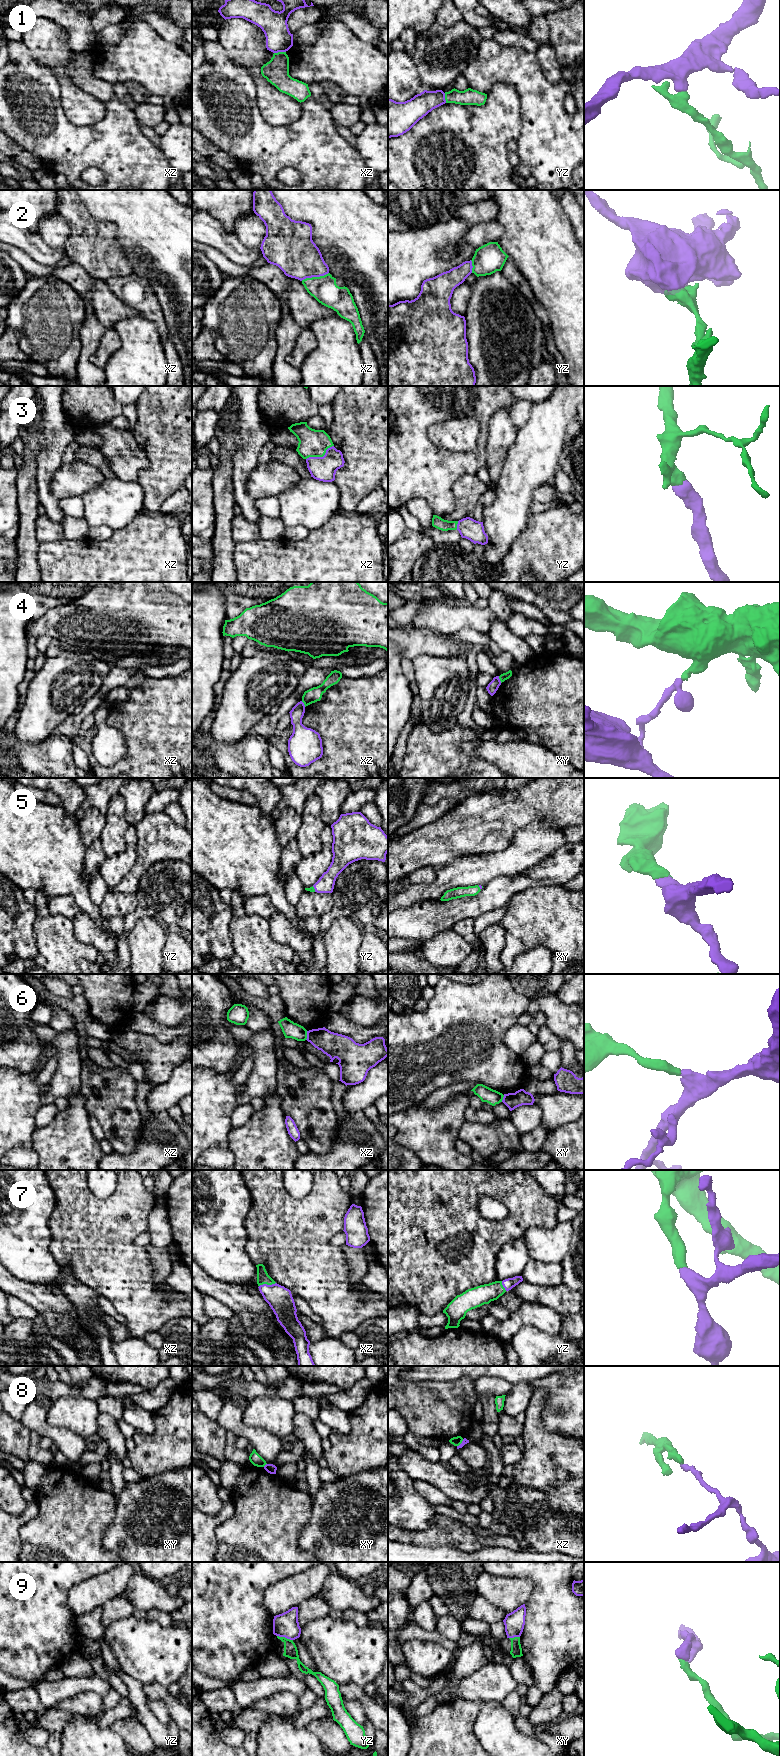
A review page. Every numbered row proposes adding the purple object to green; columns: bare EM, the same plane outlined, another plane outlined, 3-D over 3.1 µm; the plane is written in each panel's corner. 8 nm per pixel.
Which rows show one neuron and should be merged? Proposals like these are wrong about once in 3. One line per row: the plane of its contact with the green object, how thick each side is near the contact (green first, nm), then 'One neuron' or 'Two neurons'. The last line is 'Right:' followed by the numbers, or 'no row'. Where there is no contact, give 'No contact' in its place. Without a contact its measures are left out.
1: Touches green in xz. Thickness 200 nm (green) against 220 nm. Two neurons
2: Touches green in xz. Thickness 220 nm (green) against 340 nm. Two neurons
3: Touches green in xz. Thickness 220 nm (green) against 190 nm. One neuron
4: Touches green in xy. Thickness 60 nm (green) against 90 nm. Two neurons
5: Touches green in yz. Thickness 50 nm (green) against 140 nm. One neuron
6: Touches green in xz. Thickness 130 nm (green) against 200 nm. Two neurons
7: Touches green in xz. Thickness 100 nm (green) against 200 nm. One neuron
8: Touches green in xy. Thickness 90 nm (green) against 80 nm. Two neurons
9: Touches green in yz. Thickness 110 nm (green) against 190 nm. Two neurons
Right: 3, 5, 7

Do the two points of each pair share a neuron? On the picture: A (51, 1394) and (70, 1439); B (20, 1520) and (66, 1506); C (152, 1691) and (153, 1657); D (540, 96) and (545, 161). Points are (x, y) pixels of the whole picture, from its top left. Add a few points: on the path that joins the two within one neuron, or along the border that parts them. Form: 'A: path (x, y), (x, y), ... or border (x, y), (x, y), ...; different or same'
A: path (41, 1408), (41, 1421), (56, 1434); same
B: border (38, 1505), (38, 1513), (28, 1520), (19, 1531); different
C: border (143, 1684), (159, 1683), (166, 1687); different
D: path (543, 112), (545, 145); same

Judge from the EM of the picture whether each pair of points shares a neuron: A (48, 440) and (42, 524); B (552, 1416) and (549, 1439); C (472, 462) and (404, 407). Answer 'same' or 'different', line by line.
A: different
B: different
C: same

